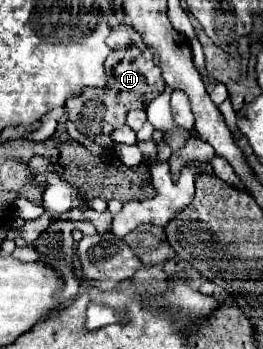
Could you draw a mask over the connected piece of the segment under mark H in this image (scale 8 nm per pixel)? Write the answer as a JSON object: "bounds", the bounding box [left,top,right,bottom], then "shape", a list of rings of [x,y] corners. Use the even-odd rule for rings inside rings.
{"bounds":[65,24,165,138],"shape":[[[129,24],[113,26],[113,32],[107,44],[113,48],[111,56],[105,60],[105,70],[109,76],[107,88],[85,88],[81,96],[69,98],[65,102],[69,120],[75,124],[75,128],[83,136],[89,136],[89,138],[99,136],[105,124],[111,124],[113,128],[121,128],[125,124],[125,116],[129,110],[137,110],[137,108],[143,110],[149,98],[153,100],[165,90],[161,70],[155,64],[151,50],[143,42],[143,38],[133,30],[133,26]]]}

